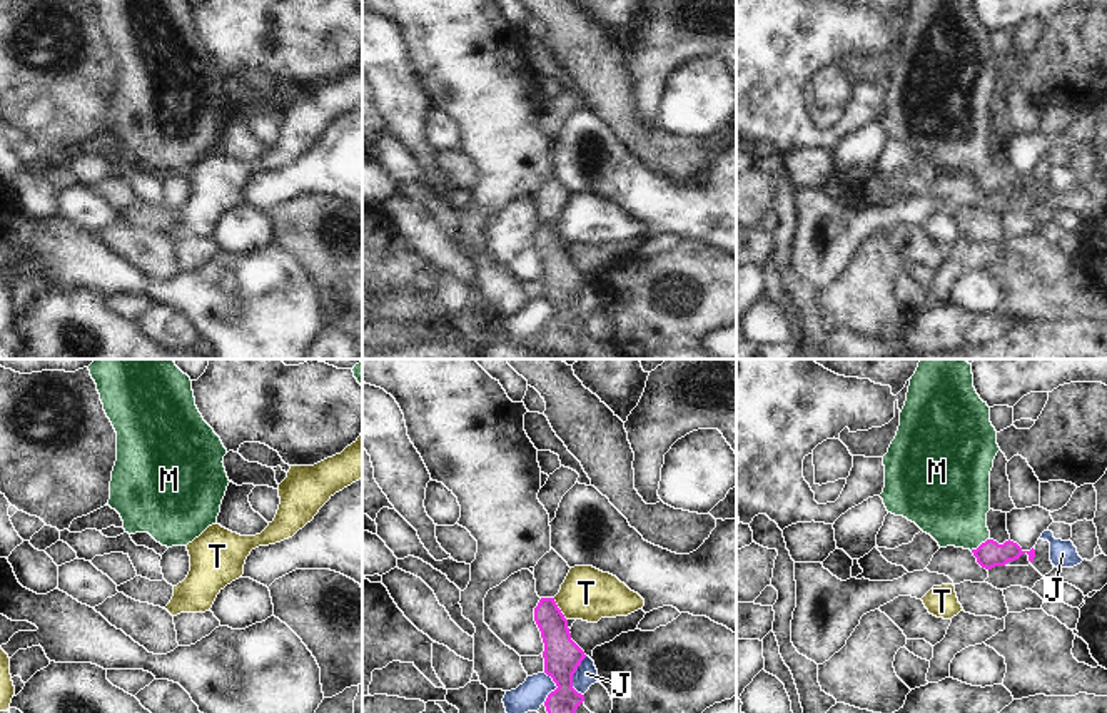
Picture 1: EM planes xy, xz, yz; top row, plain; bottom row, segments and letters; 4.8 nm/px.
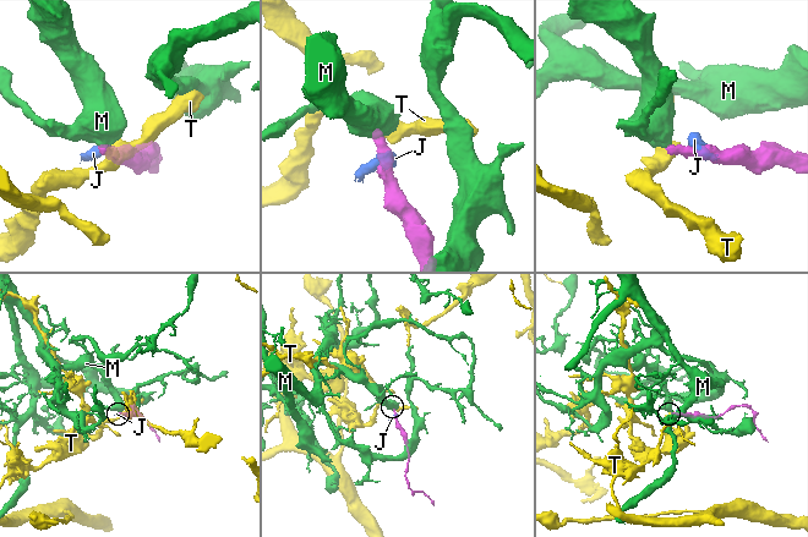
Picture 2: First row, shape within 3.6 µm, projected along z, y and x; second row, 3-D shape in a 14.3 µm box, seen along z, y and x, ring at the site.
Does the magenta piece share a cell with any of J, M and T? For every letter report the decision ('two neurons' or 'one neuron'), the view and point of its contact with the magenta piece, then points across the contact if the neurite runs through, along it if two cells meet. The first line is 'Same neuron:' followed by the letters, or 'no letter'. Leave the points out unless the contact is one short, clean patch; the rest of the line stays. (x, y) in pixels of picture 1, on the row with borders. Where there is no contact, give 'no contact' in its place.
Same neuron: M
J: two neurons; meets magenta in xz at (571, 677); border along xz (586, 657), (573, 675), (573, 687), (581, 695)
M: one neuron; meets magenta in yz at (980, 545); runs through yz (989, 555), (980, 545), (950, 503)
T: two neurons; meets magenta in xz at (560, 610); border along xz (553, 598), (566, 620)

